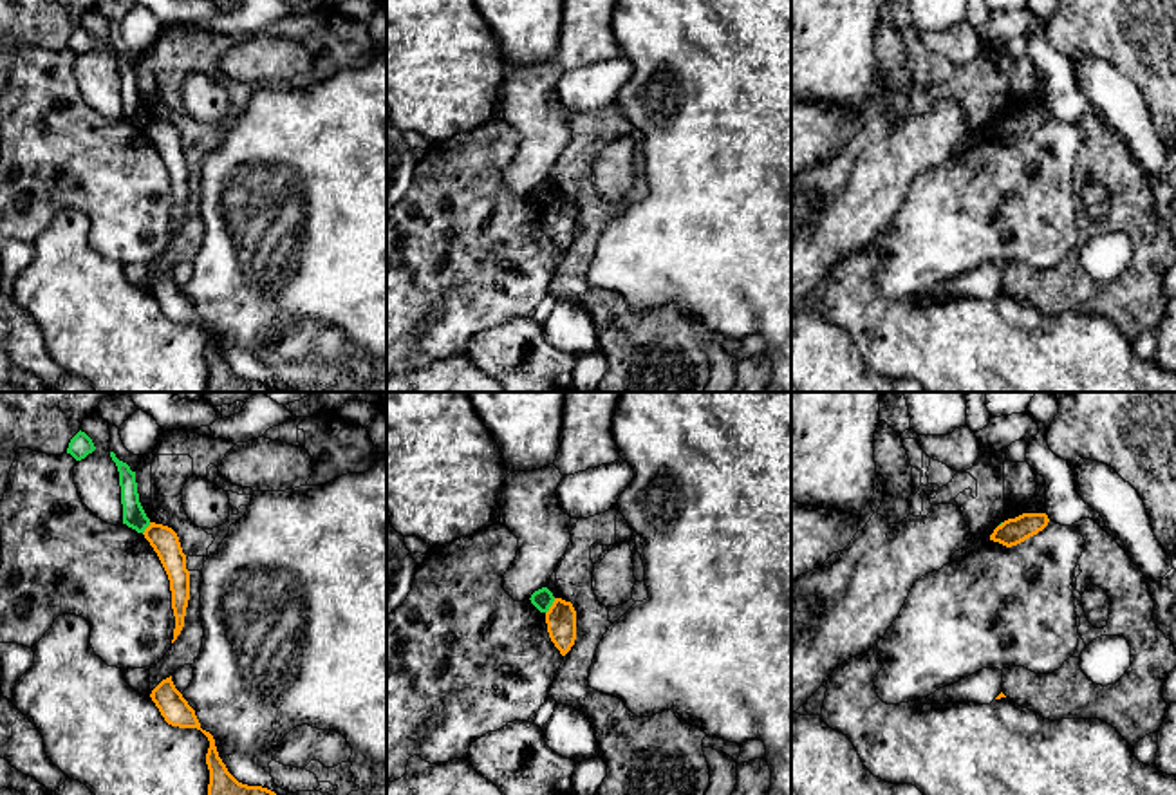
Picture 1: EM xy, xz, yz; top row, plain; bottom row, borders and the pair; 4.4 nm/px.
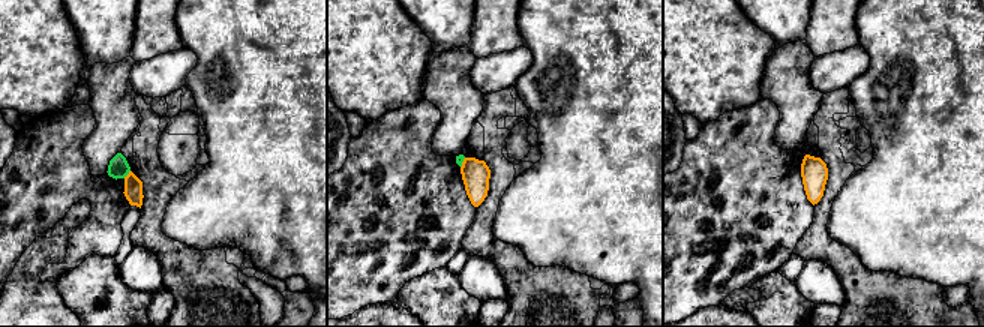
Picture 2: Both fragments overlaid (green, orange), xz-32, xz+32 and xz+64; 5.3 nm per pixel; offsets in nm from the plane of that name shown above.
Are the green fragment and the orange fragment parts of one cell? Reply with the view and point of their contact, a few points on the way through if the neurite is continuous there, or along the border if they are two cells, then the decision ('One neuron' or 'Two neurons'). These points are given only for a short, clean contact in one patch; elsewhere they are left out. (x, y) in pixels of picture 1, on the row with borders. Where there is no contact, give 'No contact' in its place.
Touches green at xz (551, 604). Boundary: xz (555, 598), (546, 613). Two neurons

